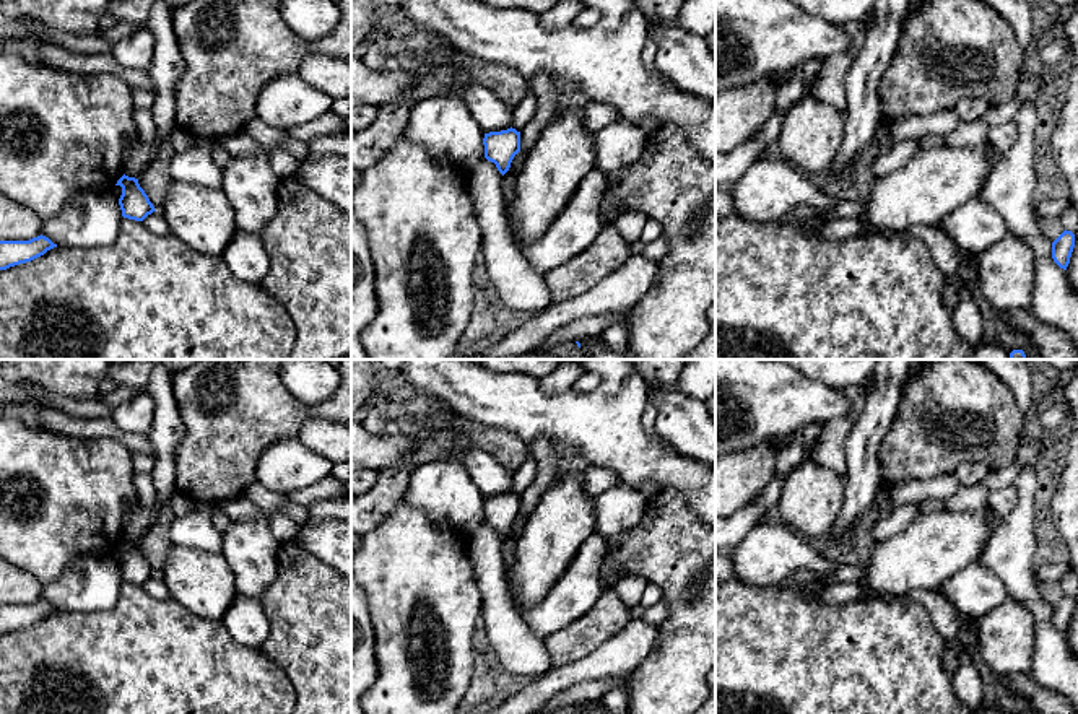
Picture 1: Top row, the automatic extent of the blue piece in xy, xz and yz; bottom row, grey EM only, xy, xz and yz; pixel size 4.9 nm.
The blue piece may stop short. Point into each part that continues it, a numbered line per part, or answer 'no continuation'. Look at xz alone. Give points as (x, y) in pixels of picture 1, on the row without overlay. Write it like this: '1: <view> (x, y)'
no continuation

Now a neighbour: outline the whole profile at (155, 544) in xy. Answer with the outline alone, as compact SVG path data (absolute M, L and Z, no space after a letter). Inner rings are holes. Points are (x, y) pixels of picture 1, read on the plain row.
M166 506L159 517L151 524L146 533L137 542L140 551L148 559L154 574L161 573L166 564L166 555L174 545L169 537L169 525L176 519L169 506Z

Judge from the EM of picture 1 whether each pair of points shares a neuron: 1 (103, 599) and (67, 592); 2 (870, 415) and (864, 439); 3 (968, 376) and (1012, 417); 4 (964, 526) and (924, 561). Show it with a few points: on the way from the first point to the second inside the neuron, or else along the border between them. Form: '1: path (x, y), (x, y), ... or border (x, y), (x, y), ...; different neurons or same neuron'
1: path (95, 592), (75, 592); same neuron
2: path (870, 422), (867, 433); same neuron
3: path (979, 387), (1000, 409); same neuron
4: path (955, 535), (934, 552); same neuron

